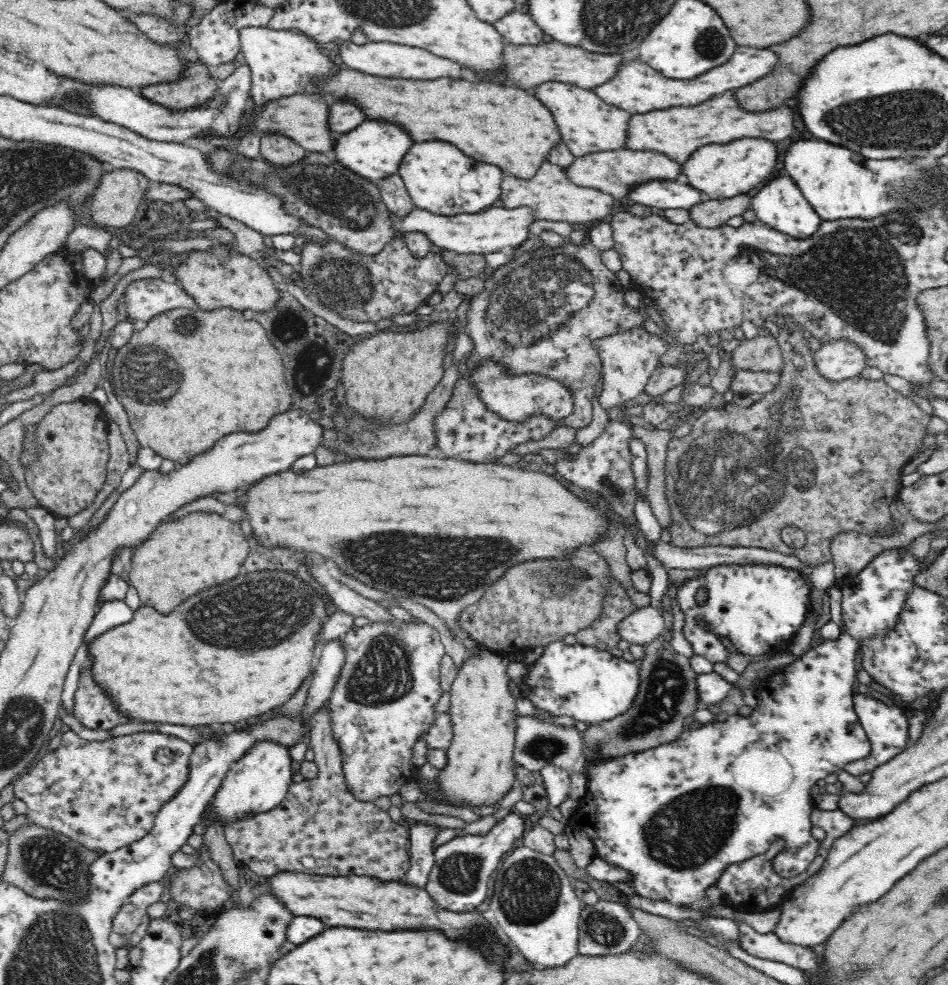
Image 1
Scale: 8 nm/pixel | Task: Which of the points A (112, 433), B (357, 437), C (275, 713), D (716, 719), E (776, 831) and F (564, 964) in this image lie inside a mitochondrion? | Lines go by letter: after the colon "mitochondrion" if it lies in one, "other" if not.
A: other
B: mitochondrion
C: other
D: other
E: mitochondrion
F: other

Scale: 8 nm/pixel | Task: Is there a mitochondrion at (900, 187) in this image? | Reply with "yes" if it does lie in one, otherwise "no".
yes

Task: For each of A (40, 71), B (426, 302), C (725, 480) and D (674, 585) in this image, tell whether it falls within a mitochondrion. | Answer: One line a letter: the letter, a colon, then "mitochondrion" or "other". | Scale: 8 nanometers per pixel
A: other
B: other
C: mitochondrion
D: other

